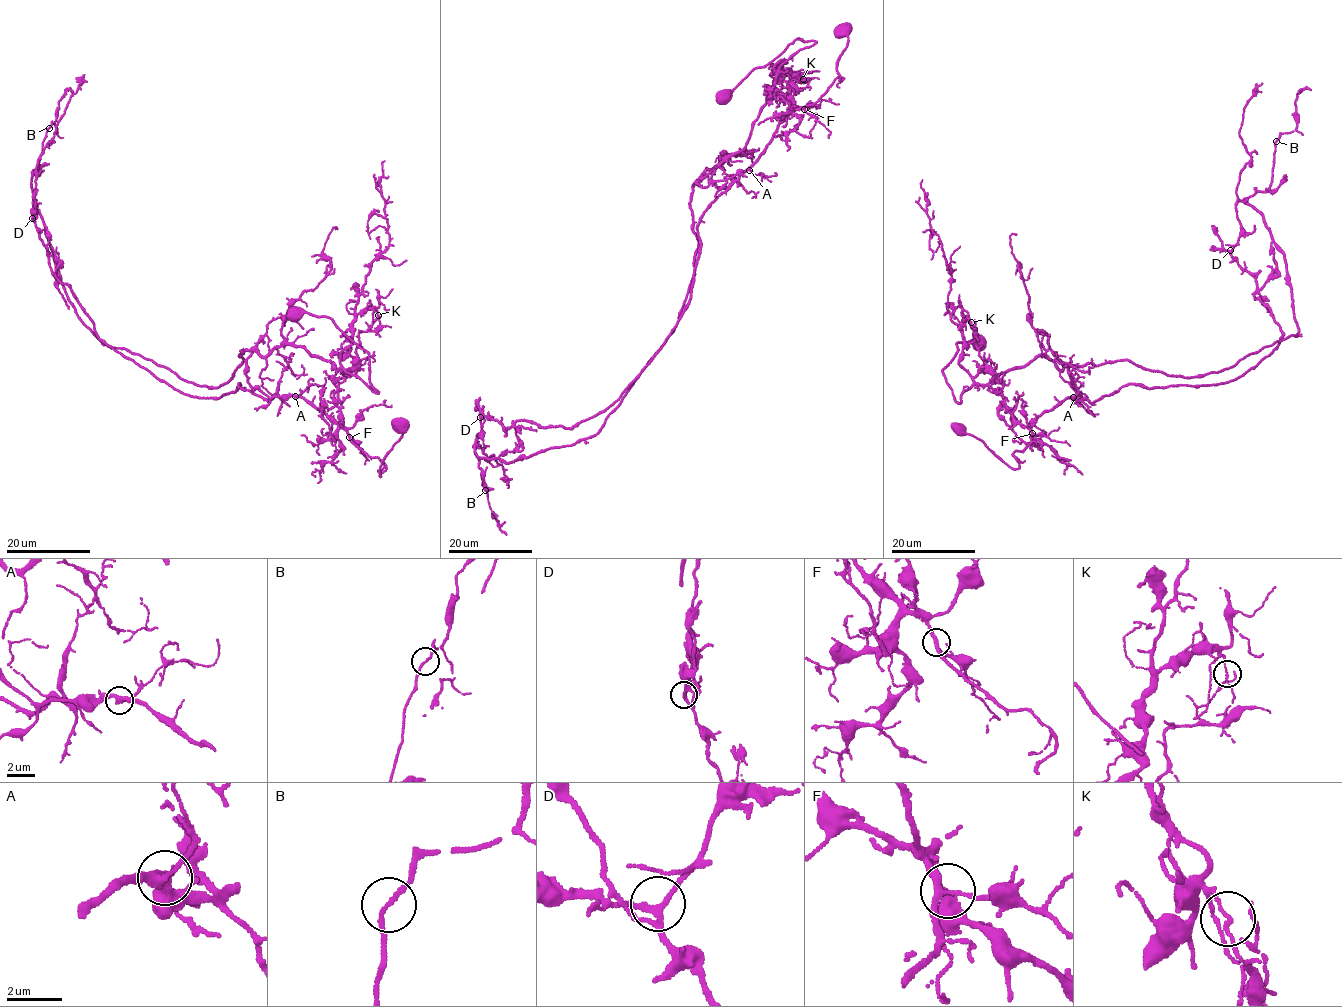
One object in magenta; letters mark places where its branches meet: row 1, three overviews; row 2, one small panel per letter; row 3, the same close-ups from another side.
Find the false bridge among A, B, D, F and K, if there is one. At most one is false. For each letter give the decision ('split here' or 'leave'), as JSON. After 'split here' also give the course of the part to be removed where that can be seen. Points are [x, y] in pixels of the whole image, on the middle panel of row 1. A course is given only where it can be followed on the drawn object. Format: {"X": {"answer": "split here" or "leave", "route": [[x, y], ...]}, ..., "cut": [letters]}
{"A": {"answer": "leave"}, "B": {"answer": "leave"}, "D": {"answer": "leave"}, "F": {"answer": "leave"}, "K": {"answer": "split here", "route": [[804, 79], [700, 219], [689, 303], [616, 400], [571, 428], [484, 416], [480, 438]]}, "cut": ["K"]}

